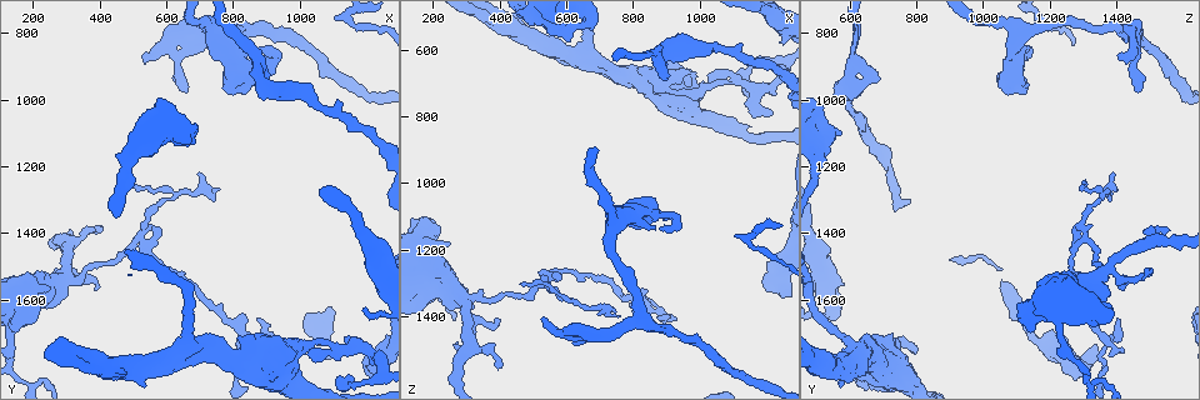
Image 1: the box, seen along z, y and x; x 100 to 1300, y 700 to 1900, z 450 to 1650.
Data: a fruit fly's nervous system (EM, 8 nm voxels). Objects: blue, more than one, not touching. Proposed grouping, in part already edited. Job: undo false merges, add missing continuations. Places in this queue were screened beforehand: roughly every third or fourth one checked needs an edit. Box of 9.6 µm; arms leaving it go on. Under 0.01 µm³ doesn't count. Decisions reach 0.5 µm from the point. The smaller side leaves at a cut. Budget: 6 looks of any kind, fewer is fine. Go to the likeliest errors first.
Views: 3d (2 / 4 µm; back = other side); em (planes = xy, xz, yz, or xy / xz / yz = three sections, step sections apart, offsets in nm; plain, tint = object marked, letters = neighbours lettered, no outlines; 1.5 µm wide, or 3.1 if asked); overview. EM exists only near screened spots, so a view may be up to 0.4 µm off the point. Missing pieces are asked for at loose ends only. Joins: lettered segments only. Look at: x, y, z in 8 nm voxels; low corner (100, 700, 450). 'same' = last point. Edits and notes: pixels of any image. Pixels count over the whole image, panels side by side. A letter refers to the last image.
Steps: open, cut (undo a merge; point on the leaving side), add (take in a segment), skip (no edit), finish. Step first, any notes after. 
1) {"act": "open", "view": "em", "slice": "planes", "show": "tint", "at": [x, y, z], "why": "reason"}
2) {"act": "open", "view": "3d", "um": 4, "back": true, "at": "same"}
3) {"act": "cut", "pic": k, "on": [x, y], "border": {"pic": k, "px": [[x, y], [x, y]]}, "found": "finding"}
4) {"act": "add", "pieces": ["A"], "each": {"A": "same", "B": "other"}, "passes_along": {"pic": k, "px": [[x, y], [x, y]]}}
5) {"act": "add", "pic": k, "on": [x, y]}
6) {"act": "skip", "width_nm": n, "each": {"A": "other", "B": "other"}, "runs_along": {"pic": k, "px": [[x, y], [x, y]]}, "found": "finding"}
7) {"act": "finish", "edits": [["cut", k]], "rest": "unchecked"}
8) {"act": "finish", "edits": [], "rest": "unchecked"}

{"act": "open", "view": "3d", "um": 4, "at": [820, 790, 1390], "why": "sharp bend"}

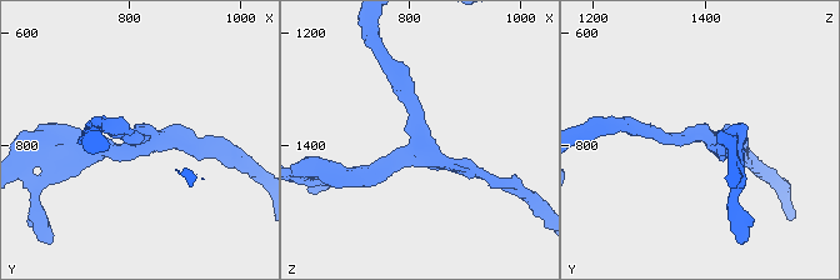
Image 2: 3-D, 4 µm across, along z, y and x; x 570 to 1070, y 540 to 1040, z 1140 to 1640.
{"act": "open", "view": "em", "slice": "planes", "show": "letters", "at": [825, 780, 1390], "arms": 3, "arm_widths_nm": [200, 220, 280], "why": "shape alone is not enough"}

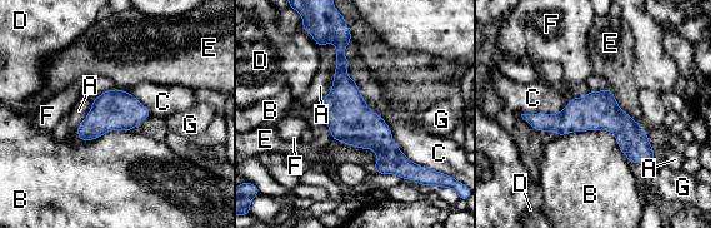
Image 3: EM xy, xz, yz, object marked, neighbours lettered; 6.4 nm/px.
{"act": "skip", "each": {"A": "other", "B": "other", "C": "other", "D": "other", "E": "other", "F": "other", "G": "other"}, "runs_along": {"pic": 3, "px": [[341, 41], [345, 108], [401, 173]]}, "found": "continuous, no second neuron"}

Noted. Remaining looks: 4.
{"act": "open", "view": "em", "slice": "planes", "show": "tint", "at": [420, 1500, 1330], "why": "thin neck"}

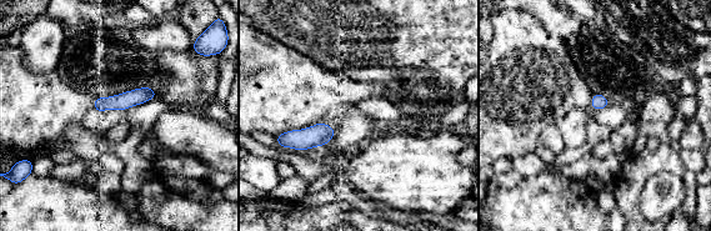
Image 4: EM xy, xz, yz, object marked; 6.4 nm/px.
{"act": "open", "view": "em", "slice": "planes", "show": "letters", "at": "same", "why": "see the neighbours"}

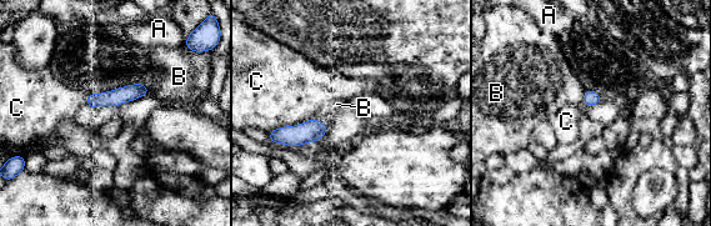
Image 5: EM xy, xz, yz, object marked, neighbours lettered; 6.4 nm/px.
{"act": "skip", "each": {"A": "other", "B": "other", "C": "other"}, "runs_along": {"pic": 5, "px": [[144, 90], [89, 100]]}, "found": "continuous, no second neuron"}

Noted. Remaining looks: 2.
{"act": "finish", "edits": [], "rest": "unchecked"}

